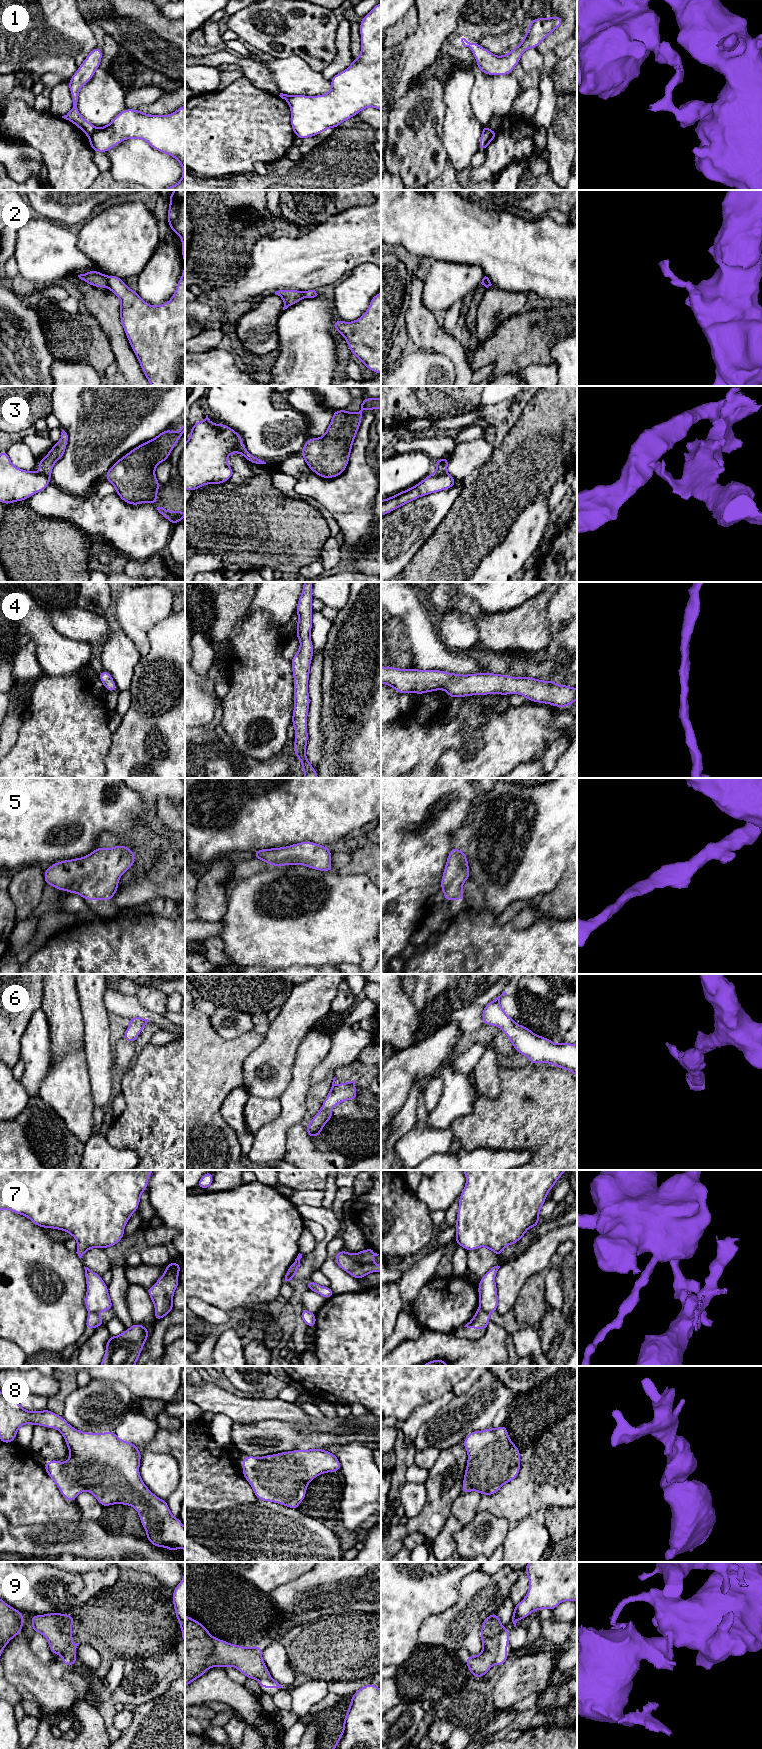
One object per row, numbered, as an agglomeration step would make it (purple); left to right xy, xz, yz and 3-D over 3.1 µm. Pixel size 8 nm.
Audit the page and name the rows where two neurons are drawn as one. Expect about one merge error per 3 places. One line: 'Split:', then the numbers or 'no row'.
Split: 1, 2, 7, 9

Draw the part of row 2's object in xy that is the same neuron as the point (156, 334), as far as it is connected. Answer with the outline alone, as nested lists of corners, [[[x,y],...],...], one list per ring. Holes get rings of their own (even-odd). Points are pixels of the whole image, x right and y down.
[[[174,190],[169,202],[169,227],[182,240],[180,251],[184,259],[184,272],[171,299],[163,305],[149,305],[122,278],[108,276],[110,291],[121,301],[121,324],[151,386],[185,386],[185,190]]]

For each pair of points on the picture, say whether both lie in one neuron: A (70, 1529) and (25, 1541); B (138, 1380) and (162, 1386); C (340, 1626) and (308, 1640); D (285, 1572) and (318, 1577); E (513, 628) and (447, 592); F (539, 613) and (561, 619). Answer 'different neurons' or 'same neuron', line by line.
A: same neuron
B: same neuron
C: same neuron
D: different neurons
E: same neuron
F: different neurons

